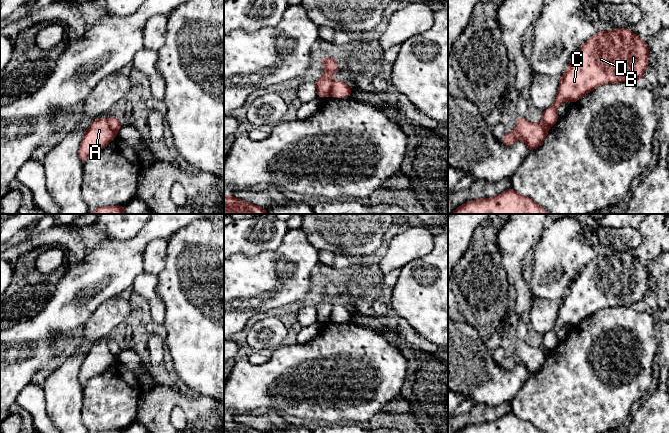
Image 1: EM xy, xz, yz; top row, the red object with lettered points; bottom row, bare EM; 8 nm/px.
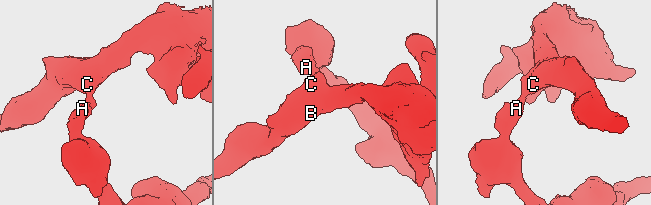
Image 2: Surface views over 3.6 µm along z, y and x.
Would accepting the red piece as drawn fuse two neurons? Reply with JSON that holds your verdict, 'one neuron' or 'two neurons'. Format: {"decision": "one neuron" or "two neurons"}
{"decision": "two neurons"}

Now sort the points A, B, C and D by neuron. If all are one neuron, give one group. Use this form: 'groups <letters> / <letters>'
groups A / B C D

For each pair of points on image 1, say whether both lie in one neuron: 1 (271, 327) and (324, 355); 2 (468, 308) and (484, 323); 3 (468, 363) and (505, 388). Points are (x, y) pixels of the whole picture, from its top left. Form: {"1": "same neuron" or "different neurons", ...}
{"1": "different neurons", "2": "same neuron", "3": "same neuron"}

